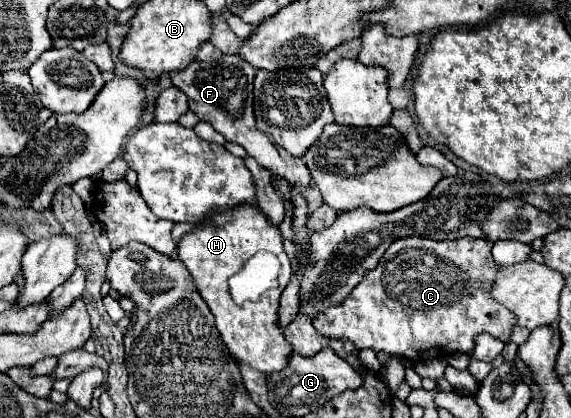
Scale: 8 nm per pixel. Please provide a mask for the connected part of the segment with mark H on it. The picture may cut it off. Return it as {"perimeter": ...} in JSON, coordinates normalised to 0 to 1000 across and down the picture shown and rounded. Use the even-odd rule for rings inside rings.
{"perimeter":[[[419,490],[408,505],[377,510],[359,519],[349,548],[342,548],[331,562],[320,562],[310,581],[310,610],[331,644],[345,696],[366,730],[370,749],[377,754],[377,778],[401,830],[405,849],[419,868],[433,868],[447,888],[471,902],[475,892],[489,892],[503,878],[503,864],[510,854],[510,821],[499,811],[496,787],[489,778],[485,739],[489,739],[489,706],[503,687],[506,658],[510,658],[510,624],[503,605],[496,600],[496,572],[482,538],[468,529],[468,519],[447,500],[443,490]],[[450,600],[475,600],[492,624],[492,663],[489,687],[478,696],[468,696],[468,706],[457,711],[450,725],[426,725],[415,730],[401,701],[401,663],[419,653],[436,615],[443,615]]]}

